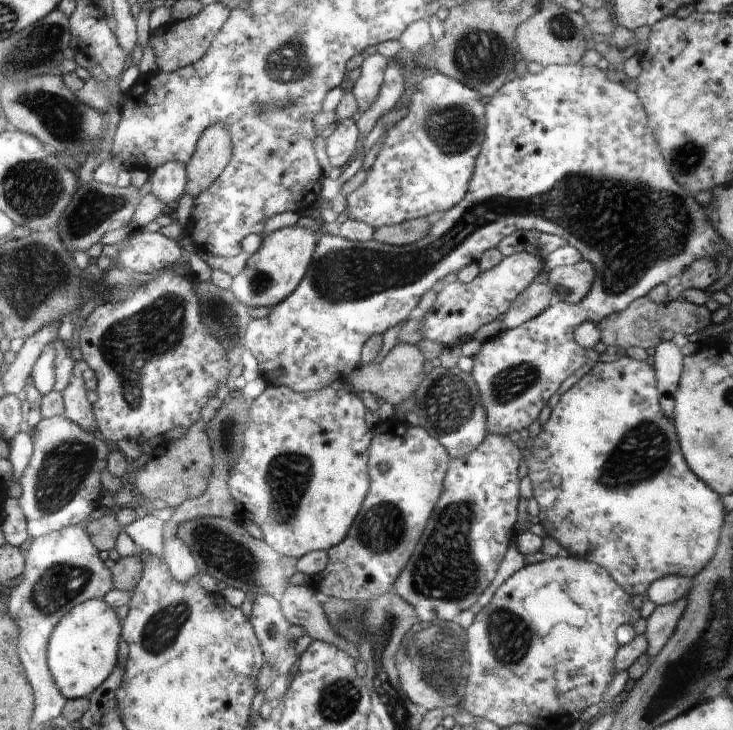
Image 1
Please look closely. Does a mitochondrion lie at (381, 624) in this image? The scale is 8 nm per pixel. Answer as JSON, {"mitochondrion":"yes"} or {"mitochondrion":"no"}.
{"mitochondrion":"yes"}

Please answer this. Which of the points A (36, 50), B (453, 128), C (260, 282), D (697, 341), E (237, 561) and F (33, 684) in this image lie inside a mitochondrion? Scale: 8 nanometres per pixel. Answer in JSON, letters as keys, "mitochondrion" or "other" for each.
{"A":"mitochondrion","B":"mitochondrion","C":"mitochondrion","D":"other","E":"mitochondrion","F":"other"}

